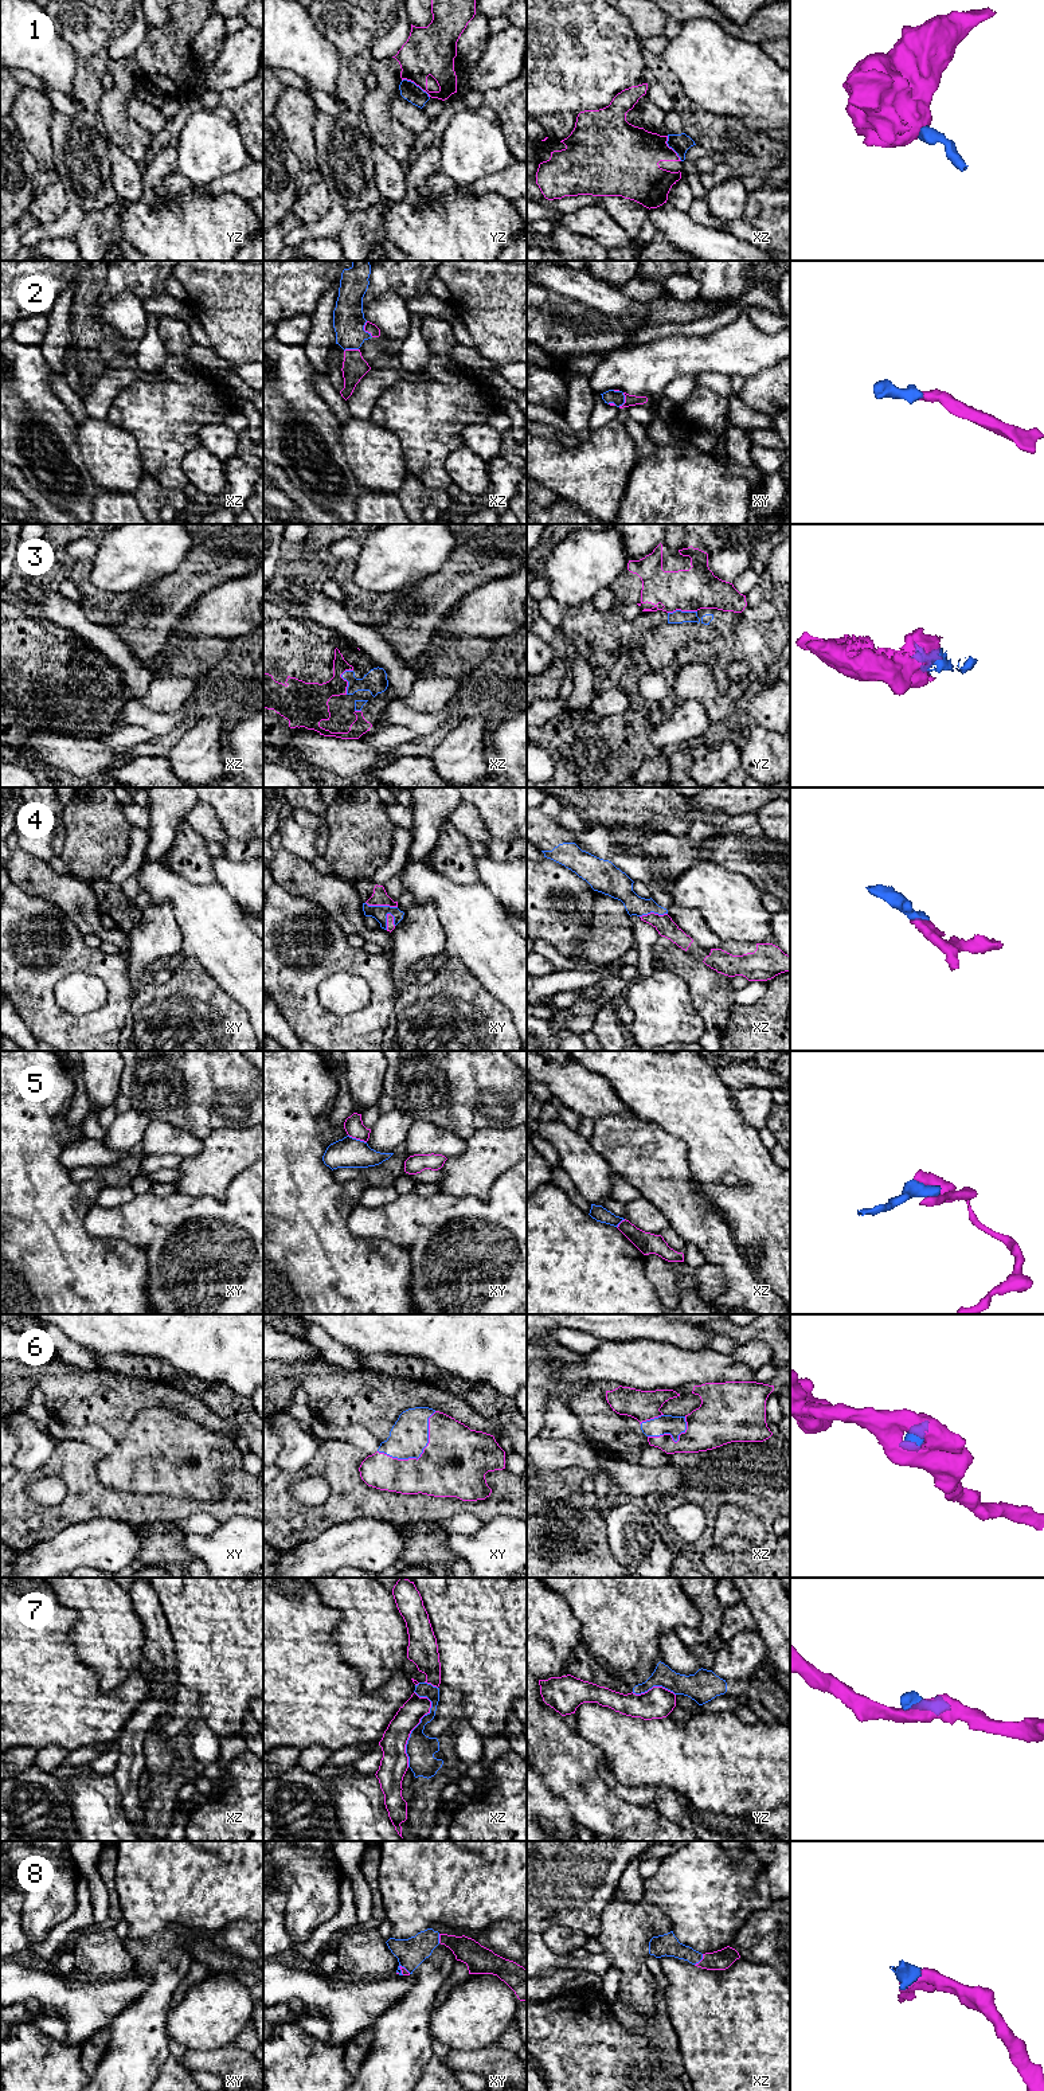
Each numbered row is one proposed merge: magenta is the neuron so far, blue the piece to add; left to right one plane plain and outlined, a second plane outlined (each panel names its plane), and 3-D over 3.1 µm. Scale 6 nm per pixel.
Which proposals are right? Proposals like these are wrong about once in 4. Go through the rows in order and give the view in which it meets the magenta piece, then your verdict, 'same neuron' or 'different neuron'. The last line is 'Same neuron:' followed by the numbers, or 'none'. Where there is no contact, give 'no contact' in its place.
1: meets magenta in yz; different neuron
2: meets magenta in xz; same neuron
3: meets magenta in xz; different neuron
4: meets magenta in xy; same neuron
5: meets magenta in xy; different neuron
6: meets magenta in xy; same neuron
7: meets magenta in xz; different neuron
8: meets magenta in xz; same neuron
Same neuron: 2, 4, 6, 8

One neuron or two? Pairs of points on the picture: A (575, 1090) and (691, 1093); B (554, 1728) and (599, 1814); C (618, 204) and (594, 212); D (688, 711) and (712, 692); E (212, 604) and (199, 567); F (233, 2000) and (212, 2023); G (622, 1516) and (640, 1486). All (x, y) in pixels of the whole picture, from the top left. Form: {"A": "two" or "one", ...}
{"A": "two", "B": "one", "C": "two", "D": "two", "E": "two", "F": "one", "G": "two"}

